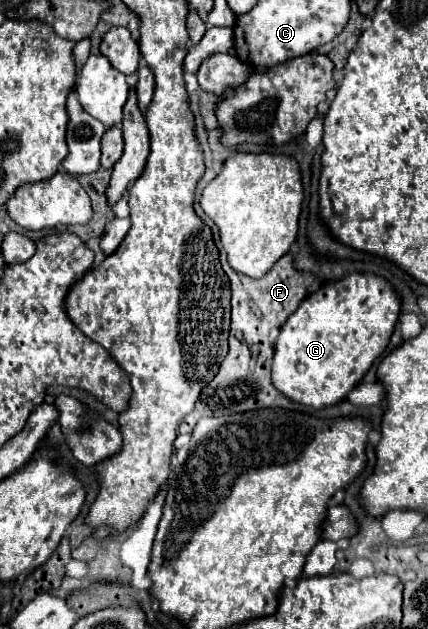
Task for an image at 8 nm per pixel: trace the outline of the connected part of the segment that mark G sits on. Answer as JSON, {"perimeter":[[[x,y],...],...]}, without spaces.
{"perimeter":[[[350,273],[308,295],[282,325],[274,345],[272,383],[290,401],[324,409],[340,403],[384,353],[400,315],[400,297],[372,273]]]}

